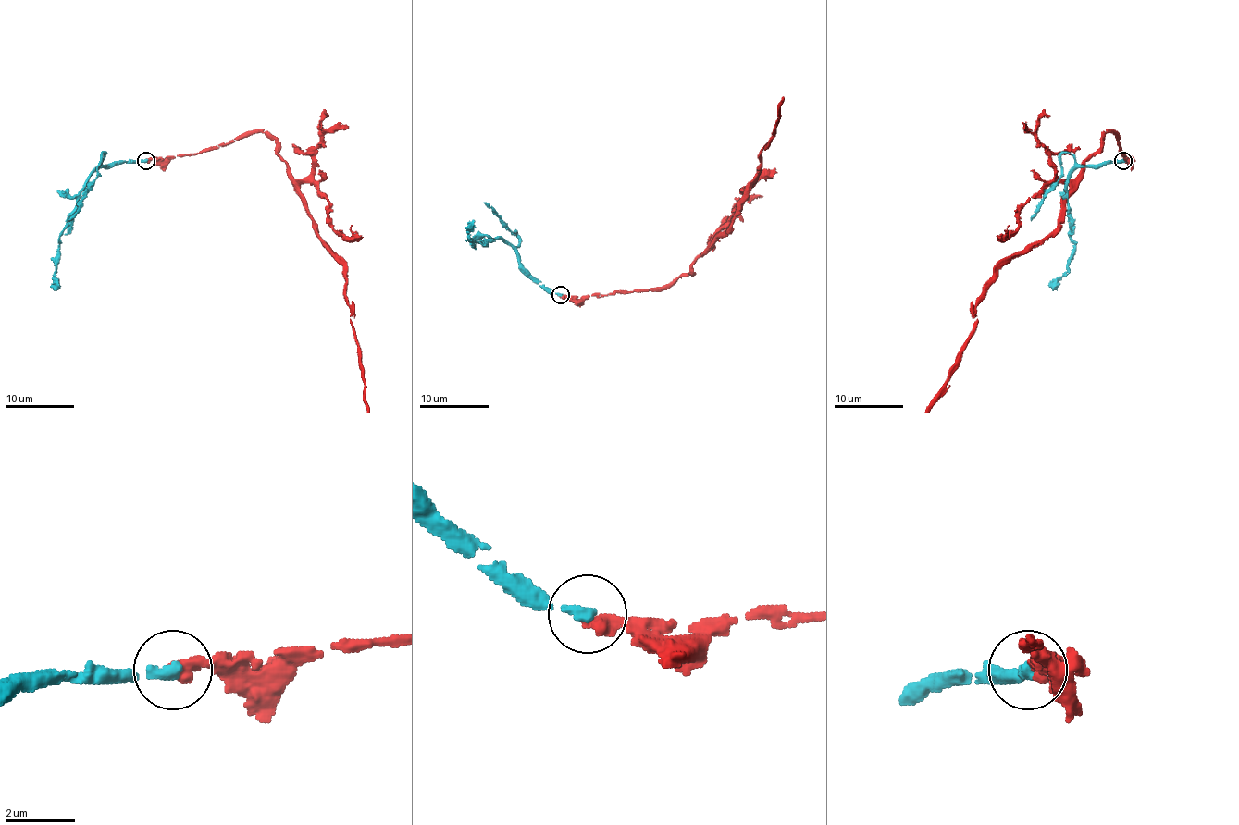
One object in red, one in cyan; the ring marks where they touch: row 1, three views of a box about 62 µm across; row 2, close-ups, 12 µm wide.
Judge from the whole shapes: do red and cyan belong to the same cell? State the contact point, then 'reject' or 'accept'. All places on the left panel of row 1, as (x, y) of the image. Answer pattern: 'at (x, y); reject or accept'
at (145, 160); accept

